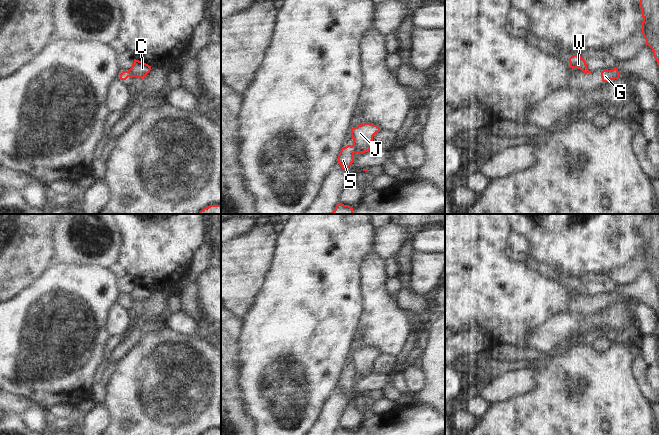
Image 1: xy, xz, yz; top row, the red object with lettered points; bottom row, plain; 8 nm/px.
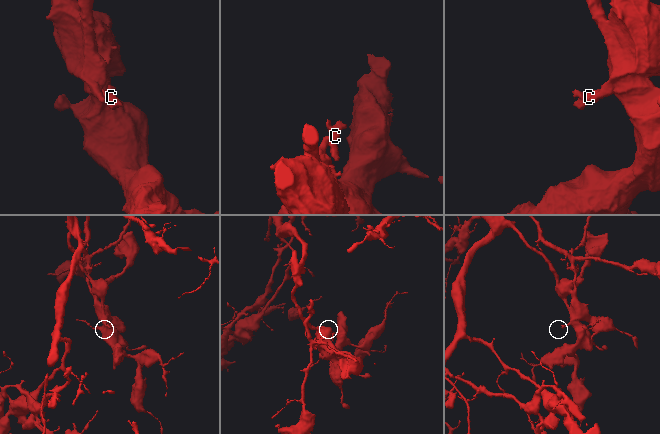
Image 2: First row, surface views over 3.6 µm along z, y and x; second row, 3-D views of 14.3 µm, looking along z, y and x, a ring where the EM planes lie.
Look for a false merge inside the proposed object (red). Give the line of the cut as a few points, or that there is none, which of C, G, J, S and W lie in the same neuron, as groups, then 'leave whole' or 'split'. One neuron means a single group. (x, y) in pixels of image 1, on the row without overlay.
cut in xz along (351, 370), (355, 376); C J W / G S; split

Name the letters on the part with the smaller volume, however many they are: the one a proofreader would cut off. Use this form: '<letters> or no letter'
C, J, W

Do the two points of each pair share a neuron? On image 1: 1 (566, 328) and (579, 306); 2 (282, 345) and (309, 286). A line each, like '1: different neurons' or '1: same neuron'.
1: different neurons
2: same neuron

